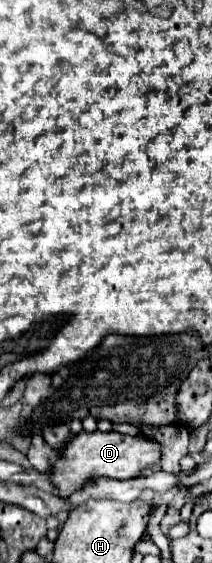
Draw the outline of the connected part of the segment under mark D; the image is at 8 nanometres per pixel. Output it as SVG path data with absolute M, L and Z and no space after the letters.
M78 433L66 449L60 453L60 459L52 467L52 483L58 489L58 495L68 499L72 493L80 491L86 479L92 477L112 477L112 479L130 479L140 475L144 469L154 467L162 459L162 445L148 437L132 437L122 433Z

